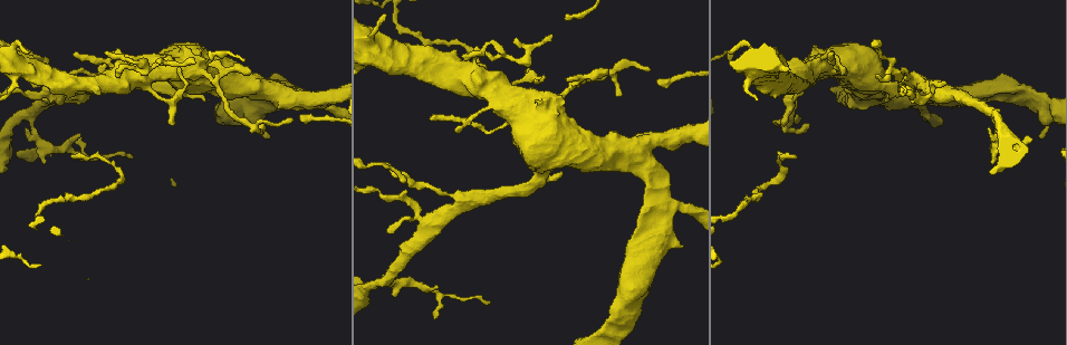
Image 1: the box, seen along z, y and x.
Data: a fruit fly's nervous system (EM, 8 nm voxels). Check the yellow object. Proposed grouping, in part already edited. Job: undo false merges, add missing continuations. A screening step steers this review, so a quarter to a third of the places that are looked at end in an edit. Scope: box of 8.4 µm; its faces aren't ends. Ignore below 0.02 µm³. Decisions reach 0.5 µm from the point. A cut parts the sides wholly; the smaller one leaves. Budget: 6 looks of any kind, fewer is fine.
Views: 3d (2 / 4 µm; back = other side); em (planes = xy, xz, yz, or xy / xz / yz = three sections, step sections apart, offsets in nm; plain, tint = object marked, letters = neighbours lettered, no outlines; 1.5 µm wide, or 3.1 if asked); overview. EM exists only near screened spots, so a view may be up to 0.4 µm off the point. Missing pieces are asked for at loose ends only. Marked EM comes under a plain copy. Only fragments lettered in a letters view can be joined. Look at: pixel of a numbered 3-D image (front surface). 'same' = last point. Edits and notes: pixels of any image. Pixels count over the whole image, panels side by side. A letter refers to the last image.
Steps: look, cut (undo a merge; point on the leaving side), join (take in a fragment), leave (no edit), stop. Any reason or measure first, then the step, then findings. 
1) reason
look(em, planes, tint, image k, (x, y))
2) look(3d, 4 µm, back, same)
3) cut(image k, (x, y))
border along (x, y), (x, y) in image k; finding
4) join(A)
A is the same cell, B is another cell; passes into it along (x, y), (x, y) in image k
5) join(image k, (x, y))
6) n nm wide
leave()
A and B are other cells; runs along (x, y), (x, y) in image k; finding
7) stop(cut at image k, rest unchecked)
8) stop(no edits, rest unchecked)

thick end
look(3d, 2 µm, image 1, (1039, 137))

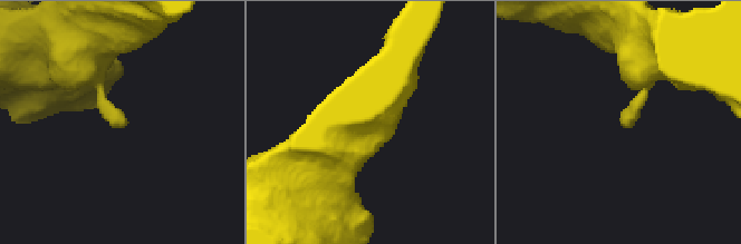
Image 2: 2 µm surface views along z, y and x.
look(em, planes, tint, image 2, (122, 124))

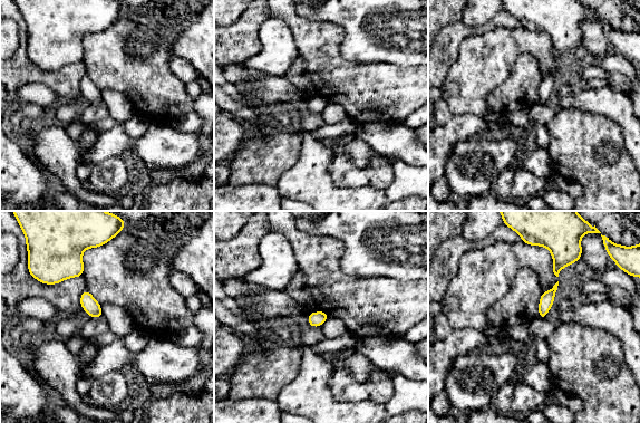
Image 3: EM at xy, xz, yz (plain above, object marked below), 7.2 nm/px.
look(em, planes, letters, same)

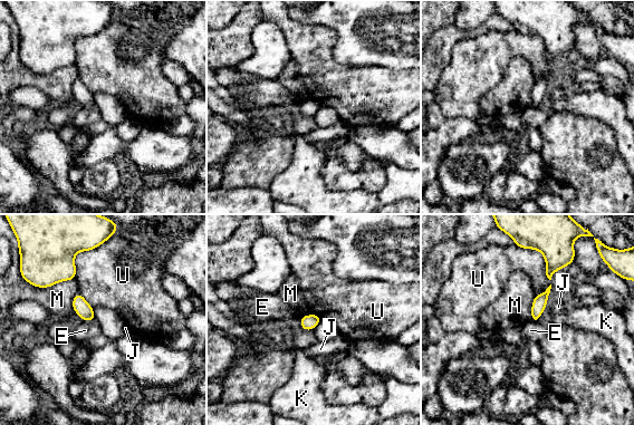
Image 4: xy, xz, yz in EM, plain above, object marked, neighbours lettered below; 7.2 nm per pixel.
leave()
E, J, K, M and U are other cells; border along (299, 318), (299, 325), (311, 330) in image 4; none of them fits

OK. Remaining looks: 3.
thin end
look(3d, 4 µm, image 1, (249, 74))

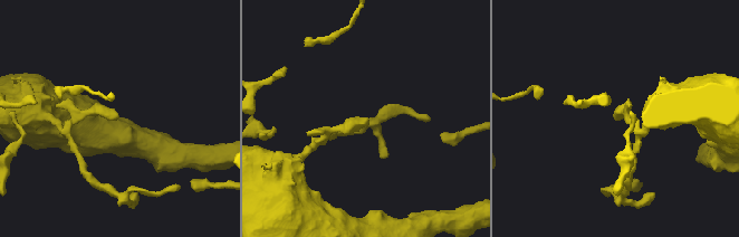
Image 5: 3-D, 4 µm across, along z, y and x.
need the tissue
look(em, xz, step 4, letters, image 5, (616, 119))

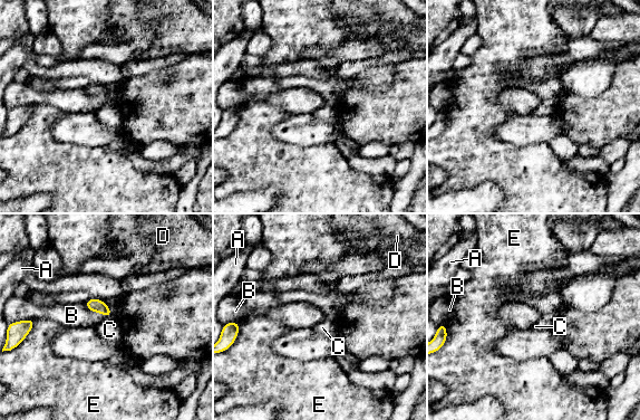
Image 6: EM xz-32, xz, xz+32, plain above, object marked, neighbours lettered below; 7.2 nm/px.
leave()
A, B, C, D and E are other cells; border along (83, 302), (90, 311), (107, 316) in image 6; none of them fits

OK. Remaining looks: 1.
branch stops here
look(em, xy, step 4, letters, image 1, (834, 55))

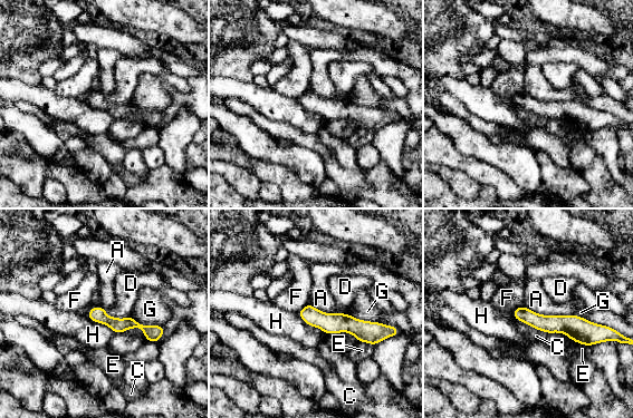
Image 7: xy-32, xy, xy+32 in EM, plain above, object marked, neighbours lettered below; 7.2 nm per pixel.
120 nm wide
leave()
A, C, D, E, F, G and H are other cells; no lettered fragment goes on from it

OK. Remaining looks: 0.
stop(no edits, rest unchecked)

